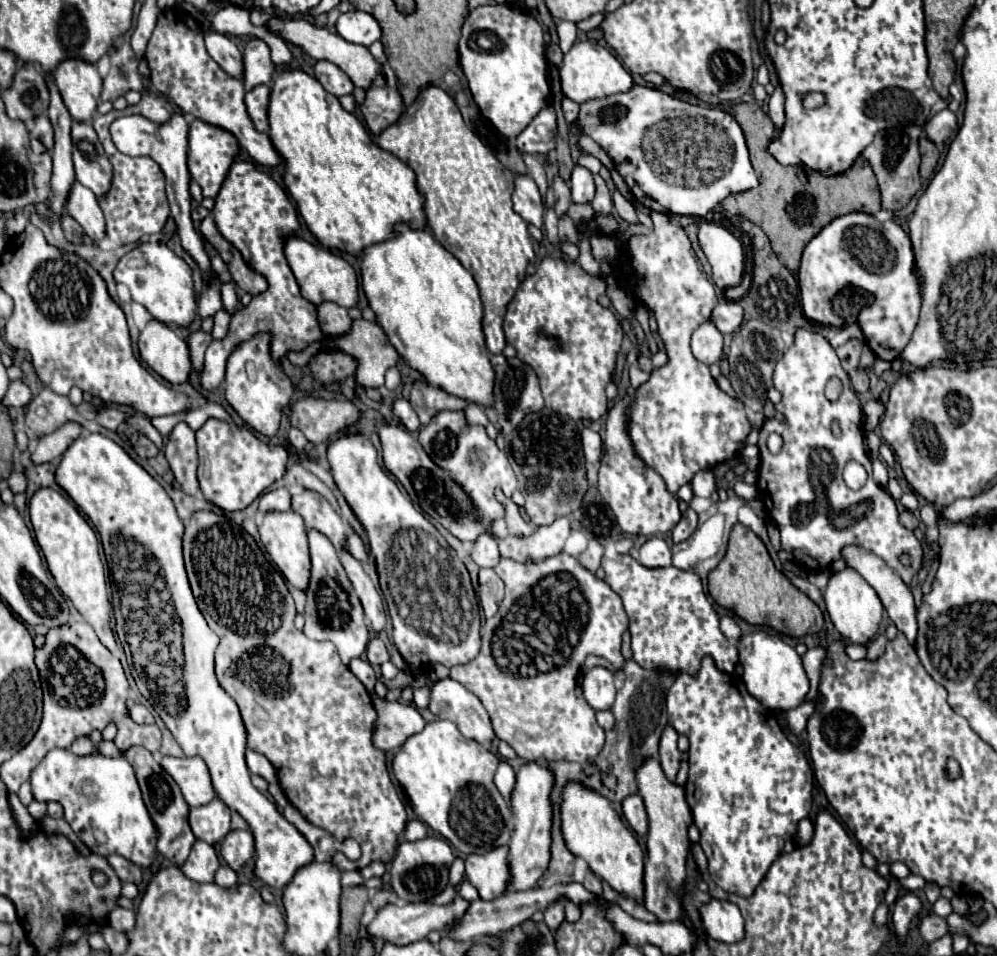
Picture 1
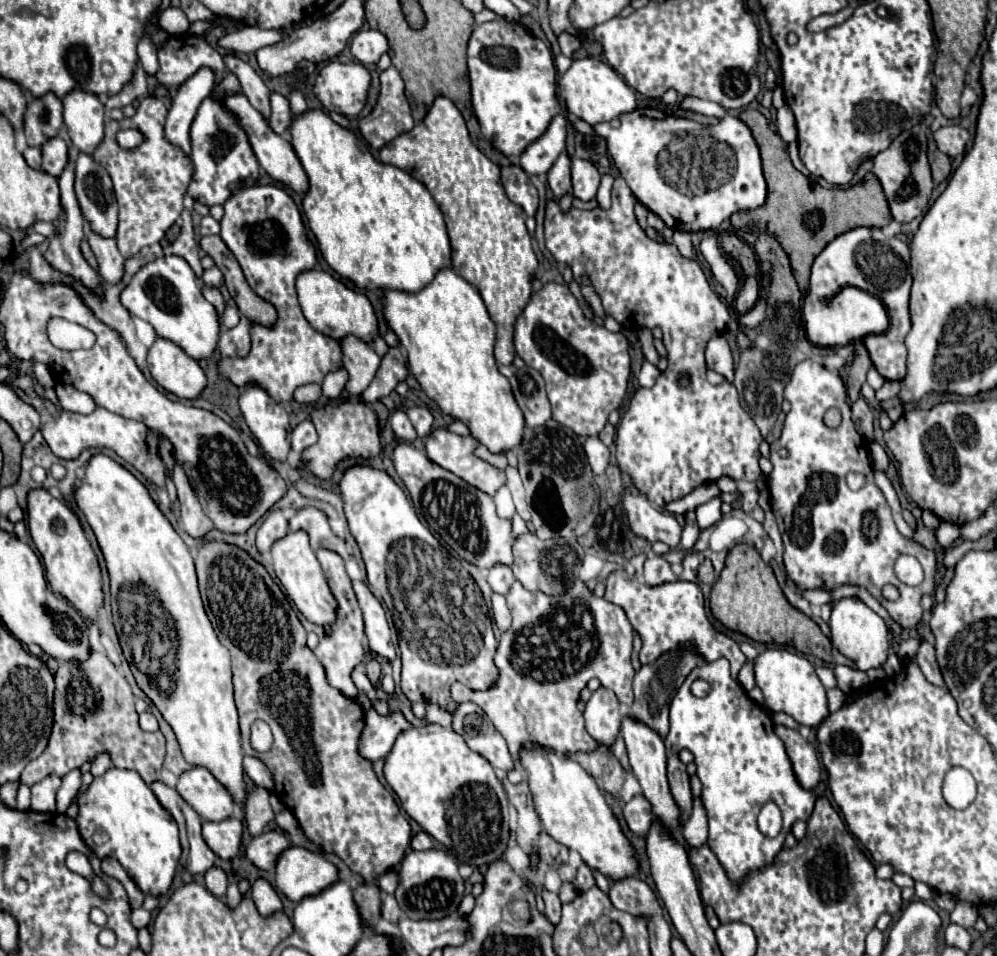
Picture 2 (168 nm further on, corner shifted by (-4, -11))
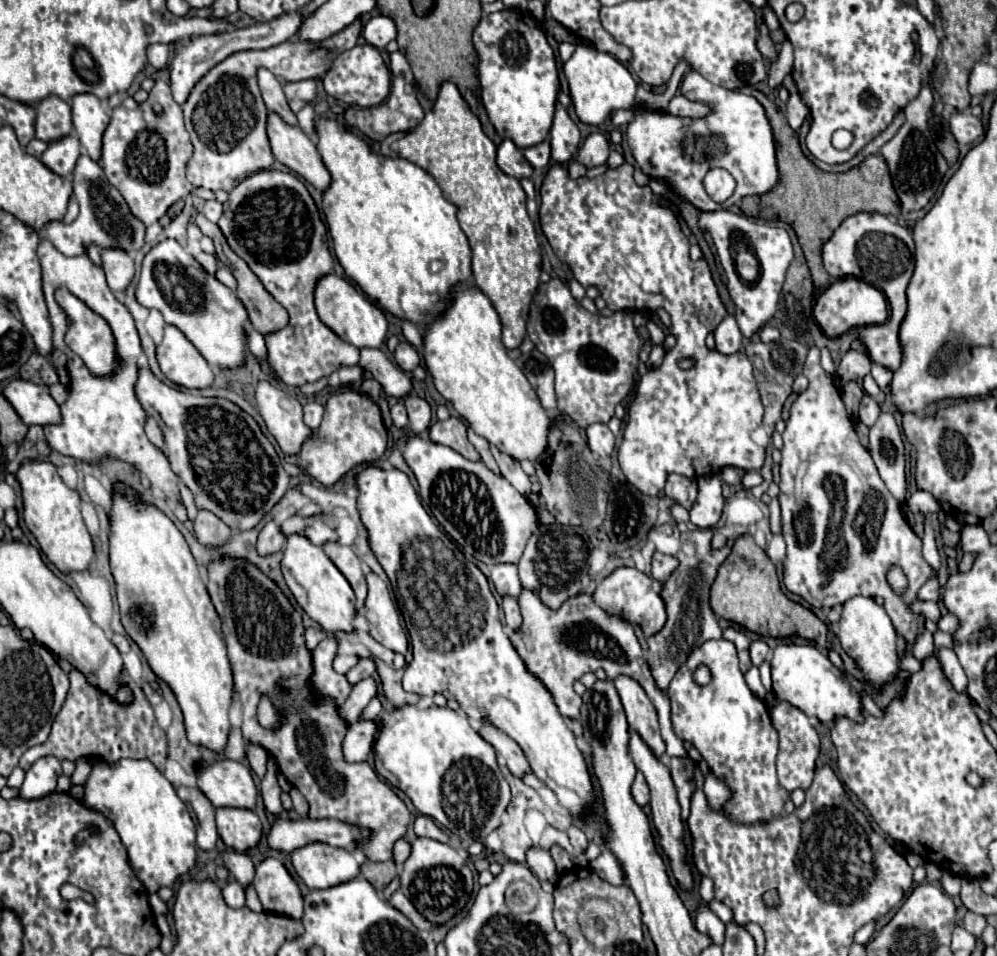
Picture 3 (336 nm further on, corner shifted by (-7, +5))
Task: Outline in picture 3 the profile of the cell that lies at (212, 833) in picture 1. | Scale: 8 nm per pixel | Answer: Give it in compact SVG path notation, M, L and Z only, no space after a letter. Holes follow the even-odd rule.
M216 808L218 834L226 848L246 852L262 838L262 822L252 810L244 808Z

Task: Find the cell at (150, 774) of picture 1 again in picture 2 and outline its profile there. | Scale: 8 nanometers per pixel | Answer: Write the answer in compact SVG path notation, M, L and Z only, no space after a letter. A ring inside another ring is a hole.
M163 782L151 784L153 794L161 802L161 806L173 816L179 829L182 856L180 864L191 874L203 874L211 868L217 856L209 850L205 840L201 838L201 818L199 814L179 796L175 788L165 786Z

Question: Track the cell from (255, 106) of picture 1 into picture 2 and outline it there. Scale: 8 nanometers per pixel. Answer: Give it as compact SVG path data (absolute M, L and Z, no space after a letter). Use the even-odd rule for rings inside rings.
M273 92L271 94L271 116L267 118L267 124L269 128L279 134L279 136L285 136L287 134L287 128L291 124L291 110L289 110L289 102L285 96Z

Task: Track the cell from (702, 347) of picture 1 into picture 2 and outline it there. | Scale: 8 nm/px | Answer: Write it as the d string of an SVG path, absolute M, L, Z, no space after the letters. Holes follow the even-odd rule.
M715 336L715 338L709 340L705 360L707 360L709 370L715 370L715 372L723 374L729 383L733 383L733 356L731 356L729 344L727 344L727 340L723 336Z

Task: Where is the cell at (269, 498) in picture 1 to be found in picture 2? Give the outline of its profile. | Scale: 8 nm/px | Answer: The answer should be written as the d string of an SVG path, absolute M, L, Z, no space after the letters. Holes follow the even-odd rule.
M269 510L263 524L257 530L257 548L259 552L267 552L271 544L283 538L289 530L289 522L283 516L283 510Z

